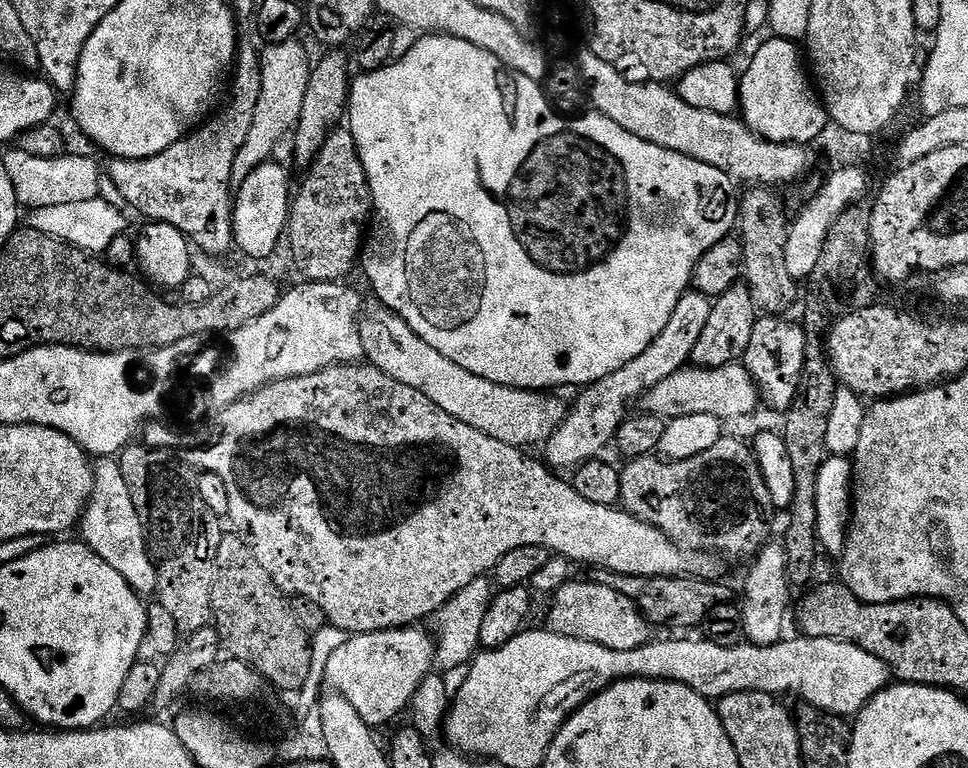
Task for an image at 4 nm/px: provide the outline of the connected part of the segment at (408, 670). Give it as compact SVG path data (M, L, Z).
M409 626L381 632L357 632L325 662L325 681L345 696L366 724L386 724L403 708L405 711L419 684L433 671L436 645L431 635L423 636L418 629Z

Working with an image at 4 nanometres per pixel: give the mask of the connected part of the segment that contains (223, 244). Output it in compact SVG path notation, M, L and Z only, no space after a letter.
M241 39L234 65L236 81L232 84L232 97L224 109L221 107L211 119L201 123L183 140L170 146L162 154L141 160L116 158L111 161L113 164L106 168L107 179L108 176L112 179L112 184L120 191L121 198L134 211L148 216L144 218L149 221L174 226L187 236L197 249L200 247L212 256L224 256L234 248L234 191L231 186L231 171L234 158L246 142L250 128L254 126L254 114L263 94L260 58L261 49L255 48L250 41Z

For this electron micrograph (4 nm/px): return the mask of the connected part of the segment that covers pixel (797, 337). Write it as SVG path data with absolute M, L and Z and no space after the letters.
M764 314L754 322L754 330L750 334L750 346L746 346L742 363L759 388L763 403L777 408L780 414L787 413L788 407L796 401L804 369L807 341L808 334L803 327L799 323L791 324L783 315Z

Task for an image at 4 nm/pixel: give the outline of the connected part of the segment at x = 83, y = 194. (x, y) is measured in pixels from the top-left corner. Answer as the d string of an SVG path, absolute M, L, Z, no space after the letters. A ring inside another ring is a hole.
M13 150L2 156L2 162L6 166L6 174L10 174L10 182L14 182L16 197L25 209L66 206L66 202L90 202L101 195L102 168L88 156L65 154L54 158L34 158Z

